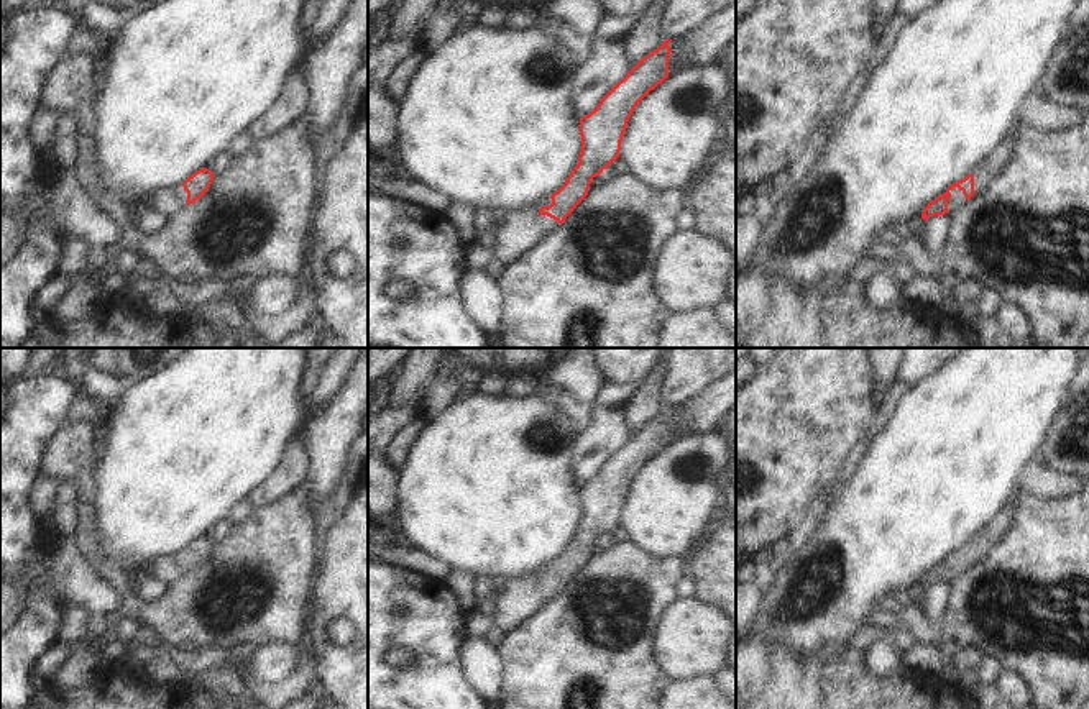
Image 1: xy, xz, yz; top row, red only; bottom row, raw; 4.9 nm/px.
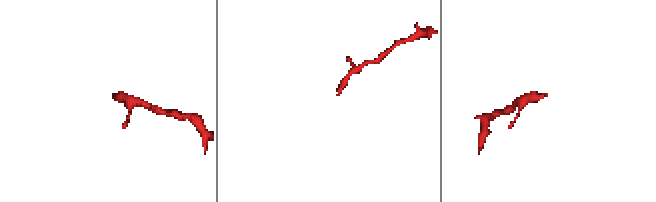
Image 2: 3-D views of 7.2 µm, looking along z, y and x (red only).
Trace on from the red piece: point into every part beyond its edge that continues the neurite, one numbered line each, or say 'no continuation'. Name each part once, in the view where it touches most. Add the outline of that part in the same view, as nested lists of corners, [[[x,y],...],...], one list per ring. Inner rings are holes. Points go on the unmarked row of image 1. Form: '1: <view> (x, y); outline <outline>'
1: yz (958, 567); outline [[[954,555],[949,558],[951,566],[948,568],[948,583],[954,581],[967,566],[964,565],[963,558]]]

